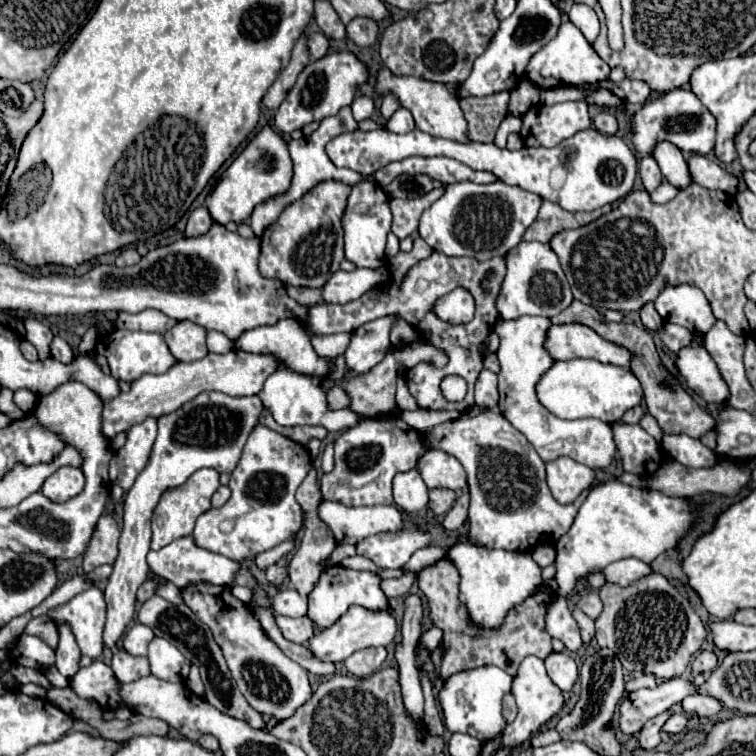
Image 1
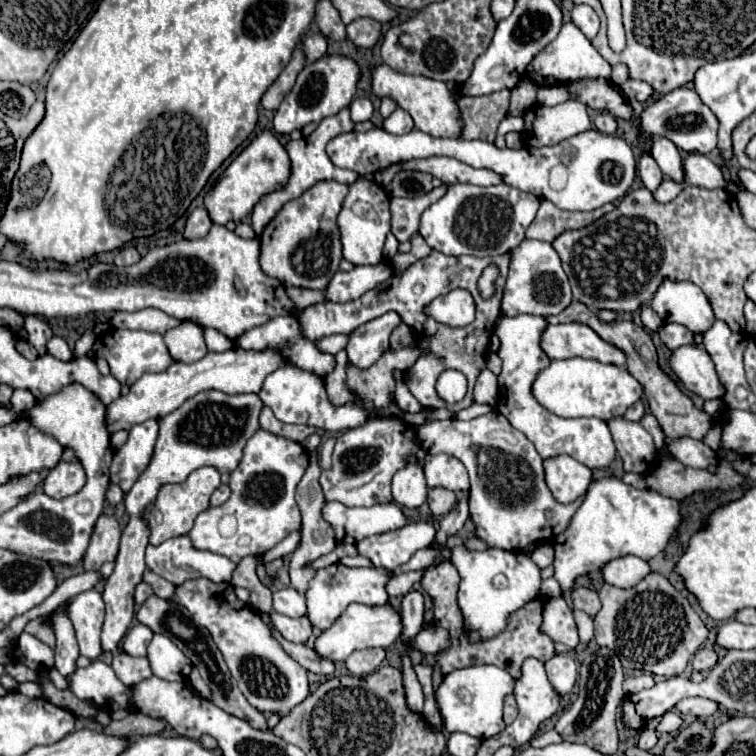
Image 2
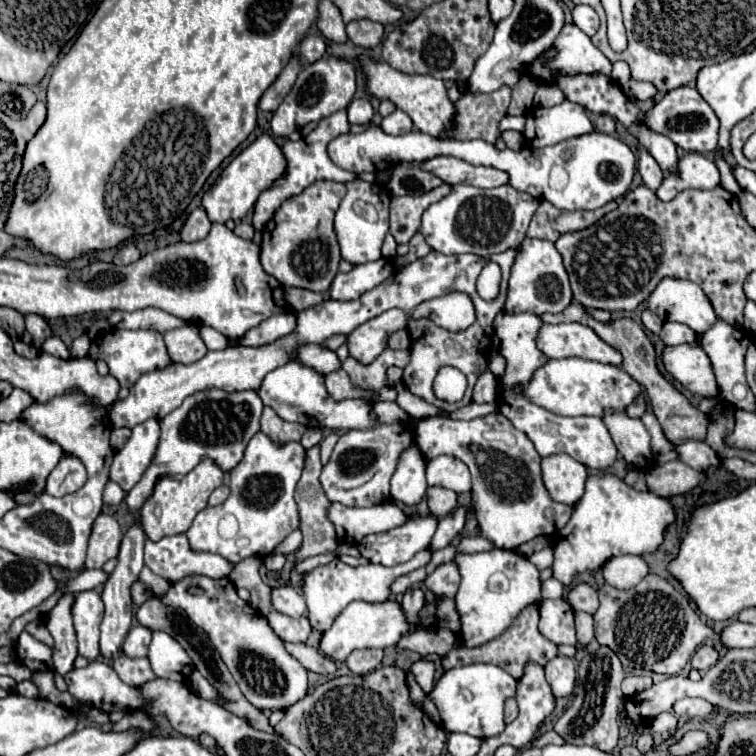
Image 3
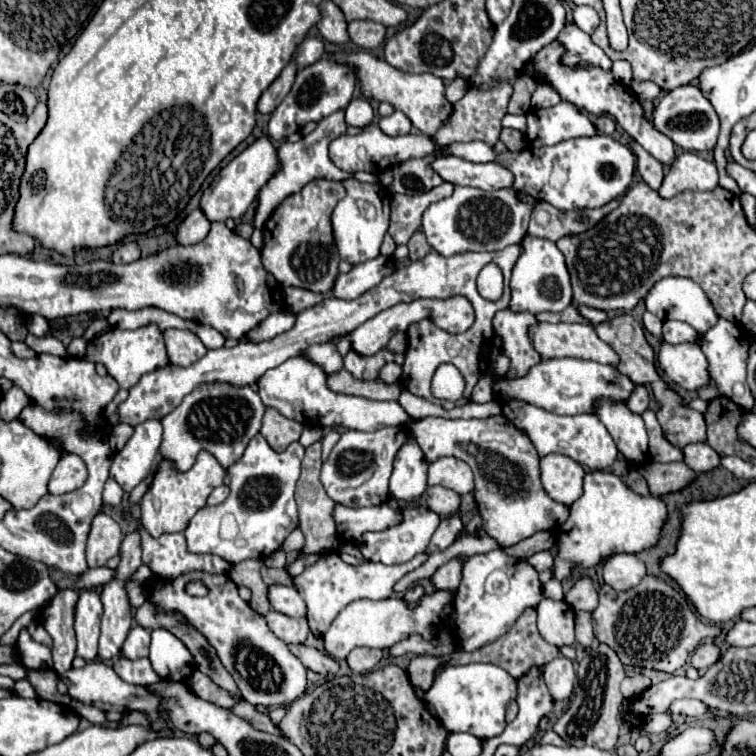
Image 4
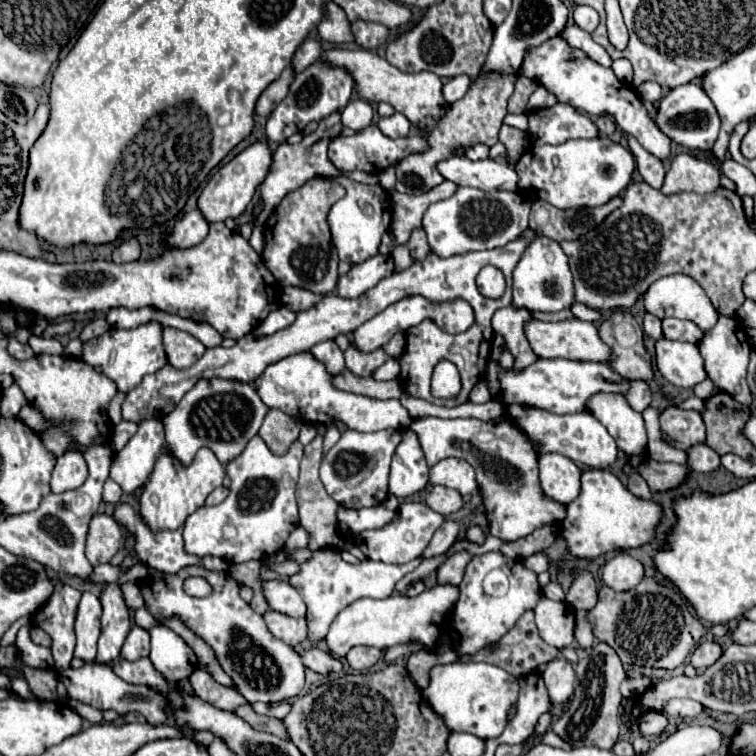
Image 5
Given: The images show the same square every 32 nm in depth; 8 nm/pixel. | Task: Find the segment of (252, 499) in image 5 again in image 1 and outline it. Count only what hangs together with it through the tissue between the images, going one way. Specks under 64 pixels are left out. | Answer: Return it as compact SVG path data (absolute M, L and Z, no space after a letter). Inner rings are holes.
M258 424L250 432L242 456L230 474L230 500L218 510L210 508L196 520L192 532L194 542L210 552L240 562L290 540L302 528L302 512L294 494L310 470L312 460L306 446Z

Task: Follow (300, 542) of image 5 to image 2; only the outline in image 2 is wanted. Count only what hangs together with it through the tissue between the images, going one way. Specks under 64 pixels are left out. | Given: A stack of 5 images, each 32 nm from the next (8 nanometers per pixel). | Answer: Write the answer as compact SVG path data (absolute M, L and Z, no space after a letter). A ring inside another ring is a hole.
M292 532L292 534L290 534L286 540L282 540L278 546L274 546L272 550L264 552L262 556L258 556L258 562L260 562L262 566L266 566L266 564L270 564L270 562L274 562L274 560L278 560L278 558L282 558L282 556L288 556L288 554L292 554L292 552L296 550L298 542L300 542L300 532Z

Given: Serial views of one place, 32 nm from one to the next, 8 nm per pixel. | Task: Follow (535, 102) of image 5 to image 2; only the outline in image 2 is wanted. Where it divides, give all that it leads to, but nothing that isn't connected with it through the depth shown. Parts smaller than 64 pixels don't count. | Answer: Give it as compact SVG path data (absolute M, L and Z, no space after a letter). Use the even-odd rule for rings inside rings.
M548 86L548 88L540 88L538 90L538 102L542 106L556 106L566 102L568 98L572 98L572 94L564 88L564 86Z

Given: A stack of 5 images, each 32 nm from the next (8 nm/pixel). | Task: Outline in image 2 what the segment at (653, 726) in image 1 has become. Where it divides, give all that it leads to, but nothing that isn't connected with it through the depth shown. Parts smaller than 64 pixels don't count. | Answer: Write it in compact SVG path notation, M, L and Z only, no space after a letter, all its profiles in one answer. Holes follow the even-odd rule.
M654 718L654 720L648 720L638 736L638 748L642 750L652 750L658 742L658 736L656 736L656 724L660 722L660 718Z

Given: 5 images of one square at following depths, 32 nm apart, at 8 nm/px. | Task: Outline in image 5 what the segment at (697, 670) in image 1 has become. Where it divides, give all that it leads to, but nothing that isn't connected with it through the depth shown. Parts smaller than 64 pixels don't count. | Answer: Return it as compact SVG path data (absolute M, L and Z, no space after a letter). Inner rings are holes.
M702 642L696 646L692 658L690 658L690 664L700 672L700 670L706 670L708 666L712 666L718 658L720 658L722 650L716 642Z

